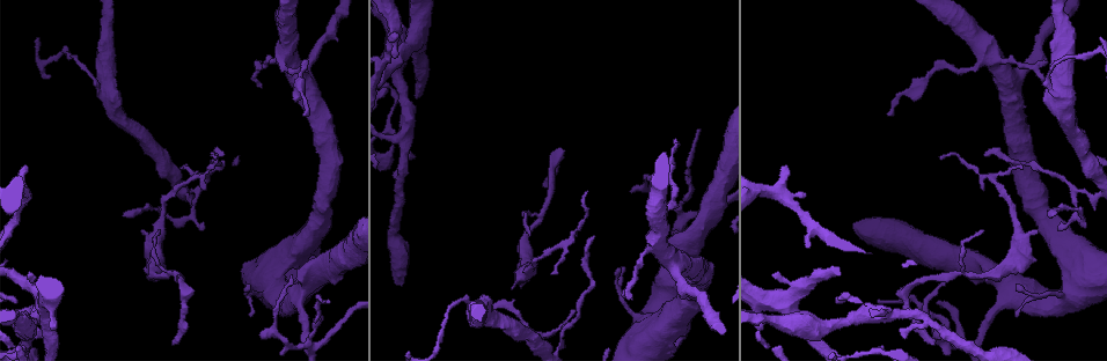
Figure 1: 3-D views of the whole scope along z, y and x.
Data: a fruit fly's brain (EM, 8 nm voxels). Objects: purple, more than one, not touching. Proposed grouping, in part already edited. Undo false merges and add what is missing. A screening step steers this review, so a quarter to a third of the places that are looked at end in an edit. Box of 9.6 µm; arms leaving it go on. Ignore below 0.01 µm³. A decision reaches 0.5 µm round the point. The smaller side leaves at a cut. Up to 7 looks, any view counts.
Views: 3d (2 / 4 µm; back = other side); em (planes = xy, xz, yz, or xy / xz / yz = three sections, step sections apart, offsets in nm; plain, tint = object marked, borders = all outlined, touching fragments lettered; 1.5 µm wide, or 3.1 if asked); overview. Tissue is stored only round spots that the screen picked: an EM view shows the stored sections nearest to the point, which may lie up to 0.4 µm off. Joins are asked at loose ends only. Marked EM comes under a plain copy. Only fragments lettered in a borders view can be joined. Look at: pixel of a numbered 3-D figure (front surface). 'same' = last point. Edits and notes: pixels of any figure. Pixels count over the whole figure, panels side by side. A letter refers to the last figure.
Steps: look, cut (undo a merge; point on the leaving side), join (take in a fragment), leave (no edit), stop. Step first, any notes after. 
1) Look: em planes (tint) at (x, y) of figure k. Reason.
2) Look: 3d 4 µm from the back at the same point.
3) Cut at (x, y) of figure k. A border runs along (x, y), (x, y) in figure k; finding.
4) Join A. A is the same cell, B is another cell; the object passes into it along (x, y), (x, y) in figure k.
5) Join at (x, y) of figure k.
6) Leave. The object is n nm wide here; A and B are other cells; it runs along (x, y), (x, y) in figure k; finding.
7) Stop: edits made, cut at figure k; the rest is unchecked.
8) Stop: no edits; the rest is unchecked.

Look: em planes (borders) at (891, 315) of figure 1. Sudden change in width.

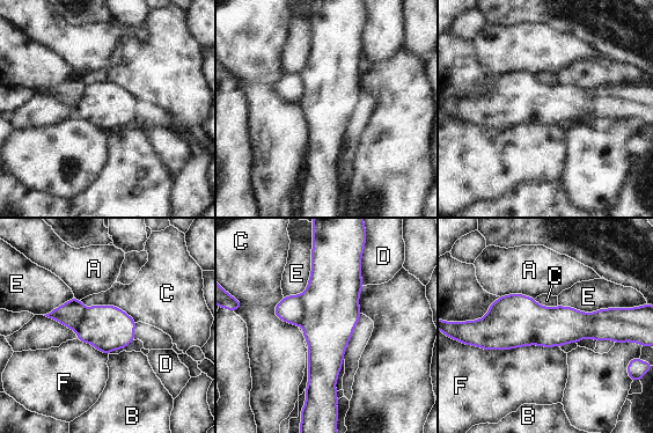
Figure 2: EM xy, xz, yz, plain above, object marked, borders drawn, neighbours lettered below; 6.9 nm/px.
Cut at (330, 301) of figure 2. The object is 280 nm wide here; A, B, C, D, E and F are other cells; a border runs along (298, 295), (303, 310), (299, 324) in figure 2; two neurons meet here.

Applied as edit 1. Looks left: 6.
Look: overview. Redraw.

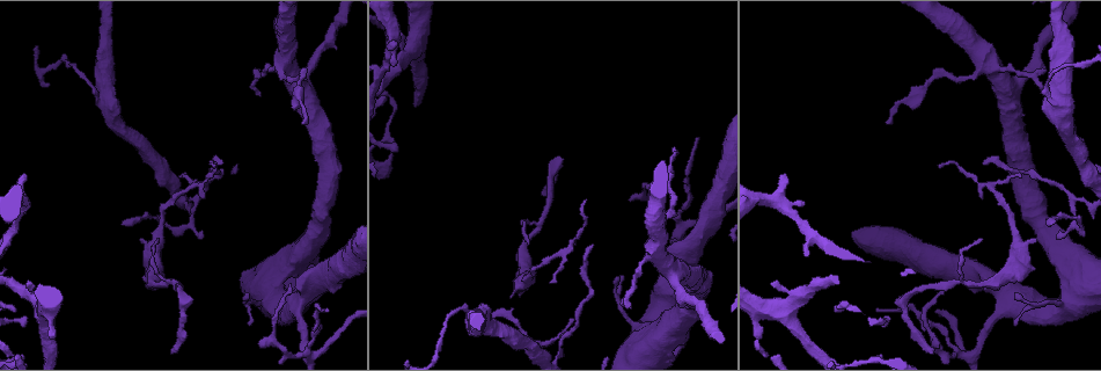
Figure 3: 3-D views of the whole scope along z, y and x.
Look: em planes (borders) at (215, 166) of figure 3. Thin end.

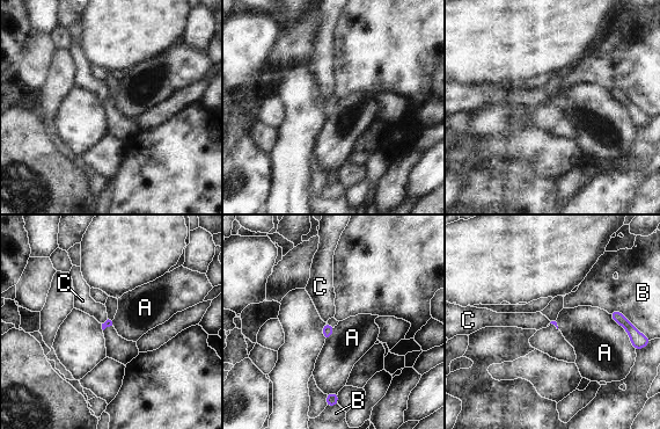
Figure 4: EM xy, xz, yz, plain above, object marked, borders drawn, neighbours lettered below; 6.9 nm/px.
Leave. A, B and C are other cells; a border runs along (609, 314), (626, 332), (633, 348) in figure 4; none of them fits.

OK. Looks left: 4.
Look: 3d 2 µm at (171, 354) of figure 3. Branch stops here.

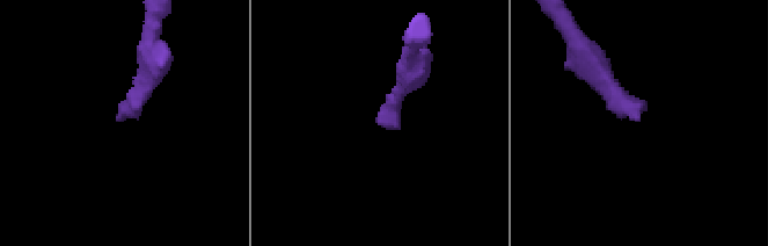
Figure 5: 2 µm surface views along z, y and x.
Look: em xz step 8 (tint) at (636, 116) of figure 5.

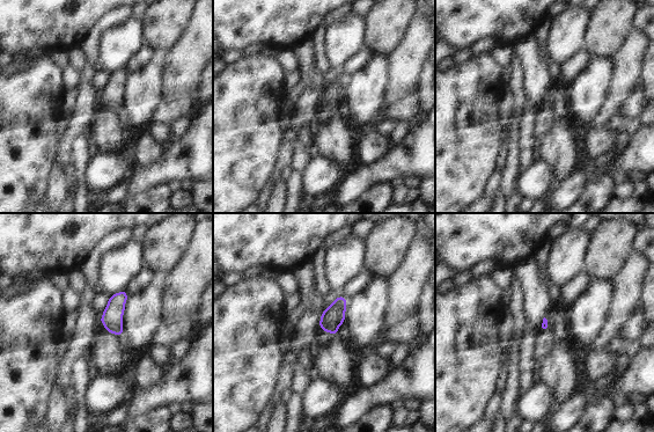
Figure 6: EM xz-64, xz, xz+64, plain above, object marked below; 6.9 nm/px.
Look: em planes (borders) at the same point.

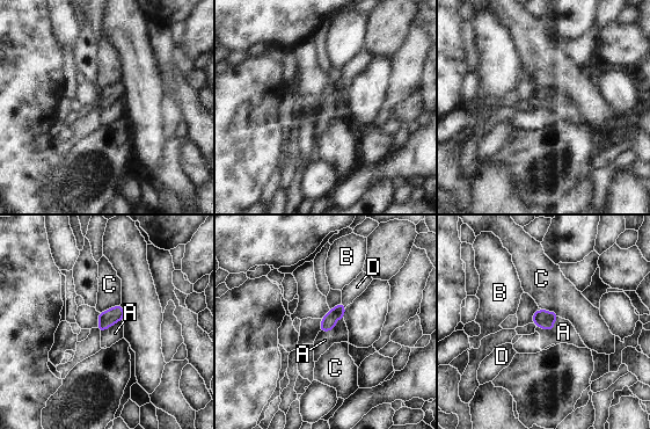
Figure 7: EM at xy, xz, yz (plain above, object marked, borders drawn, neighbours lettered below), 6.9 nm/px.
Join A. A is the same cell, B, C and D are other cells; the object passes into it along (543, 319), (549, 329), (563, 332) in figure 7; the neuron continues.

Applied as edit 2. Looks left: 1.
Stop: edits made, cut at figure 2, join at figure 7; the rest is unchecked.

